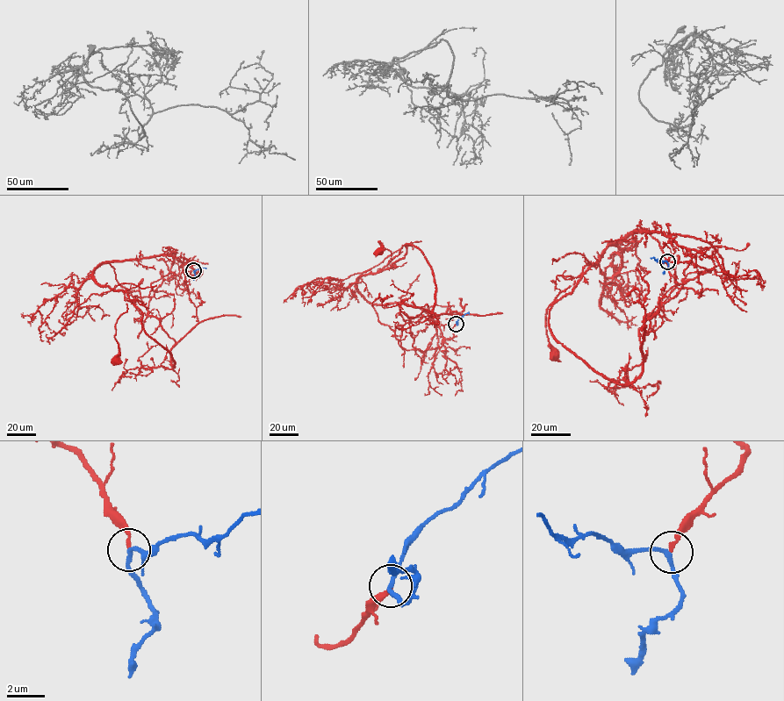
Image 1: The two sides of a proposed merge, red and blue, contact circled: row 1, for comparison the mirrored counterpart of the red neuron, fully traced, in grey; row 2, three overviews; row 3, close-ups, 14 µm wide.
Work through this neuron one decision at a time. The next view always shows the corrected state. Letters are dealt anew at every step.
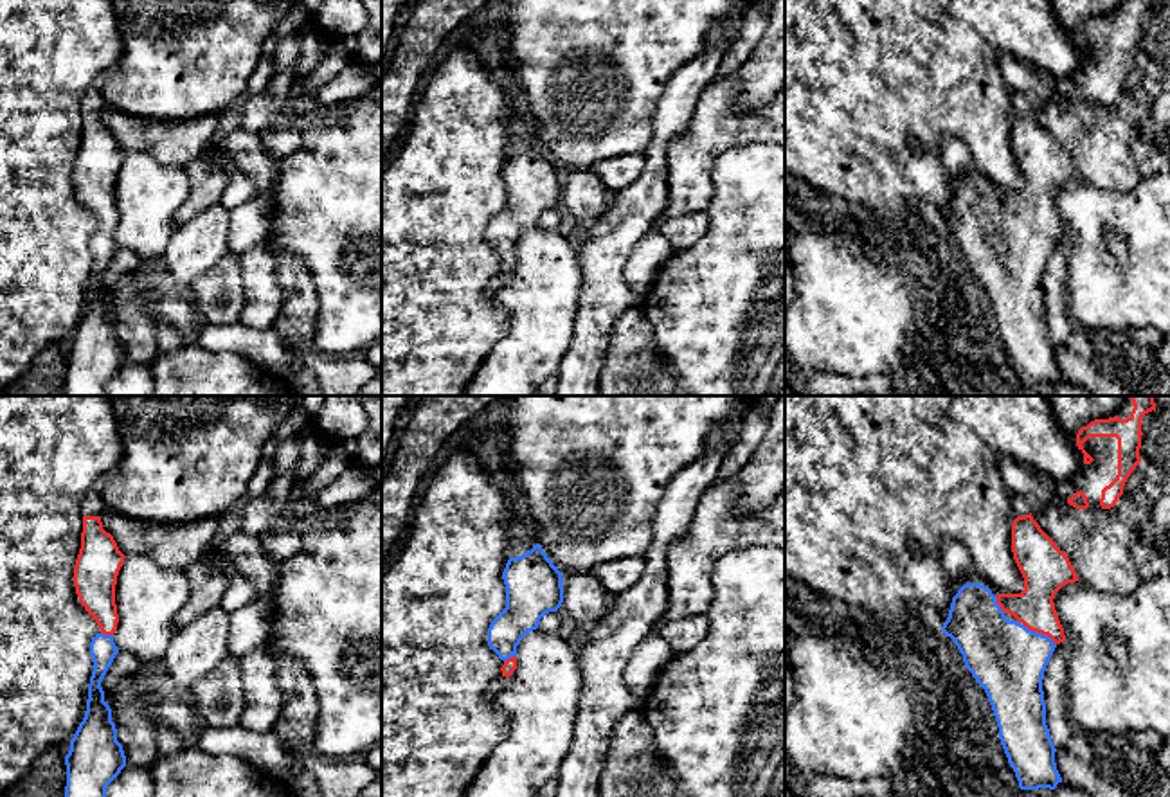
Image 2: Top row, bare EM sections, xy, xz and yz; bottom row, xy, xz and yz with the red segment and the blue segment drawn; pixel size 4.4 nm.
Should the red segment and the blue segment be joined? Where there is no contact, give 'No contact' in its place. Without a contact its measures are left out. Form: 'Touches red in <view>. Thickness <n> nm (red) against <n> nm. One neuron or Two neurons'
Touches red in yz. Thickness 180 nm (red) against 340 nm. One neuron

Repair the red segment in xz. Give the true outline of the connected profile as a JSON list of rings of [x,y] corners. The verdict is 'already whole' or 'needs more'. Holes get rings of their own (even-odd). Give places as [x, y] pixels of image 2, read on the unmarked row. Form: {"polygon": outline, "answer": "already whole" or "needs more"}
{"polygon": [[[540,140],[522,153],[509,155],[502,169],[506,205],[488,225],[488,243],[504,259],[502,273],[517,266],[517,243],[526,230],[538,225],[540,216],[563,200],[563,175]]], "answer": "needs more"}

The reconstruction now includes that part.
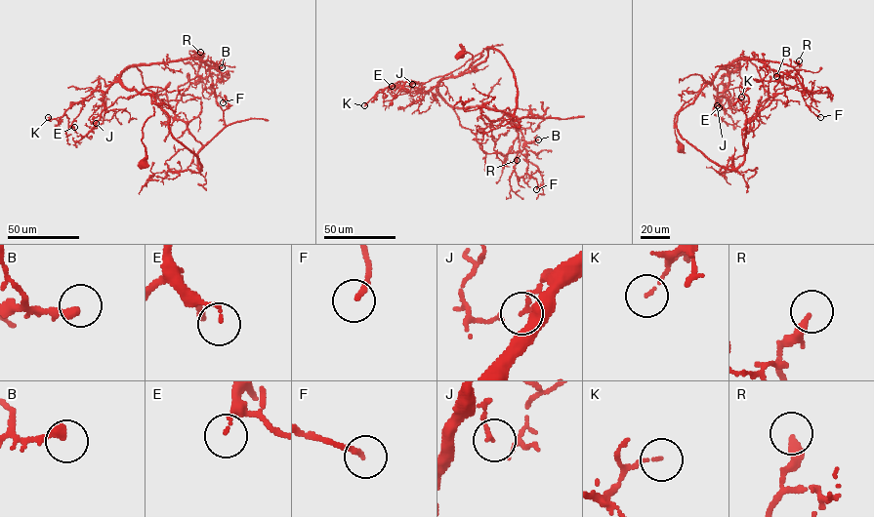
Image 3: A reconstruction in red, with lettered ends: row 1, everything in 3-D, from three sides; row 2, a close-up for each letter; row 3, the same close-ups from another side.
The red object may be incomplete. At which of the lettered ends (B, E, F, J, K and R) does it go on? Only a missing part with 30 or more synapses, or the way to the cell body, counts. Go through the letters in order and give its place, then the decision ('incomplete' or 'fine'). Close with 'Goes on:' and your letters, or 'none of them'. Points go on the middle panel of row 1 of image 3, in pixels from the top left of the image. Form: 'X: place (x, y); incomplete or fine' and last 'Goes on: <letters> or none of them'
B: place (538, 139); fine
E: place (392, 86); fine
F: place (536, 189); fine
J: place (412, 84); fine
K: place (364, 105); fine
R: place (517, 160); fine
Goes on: none of them

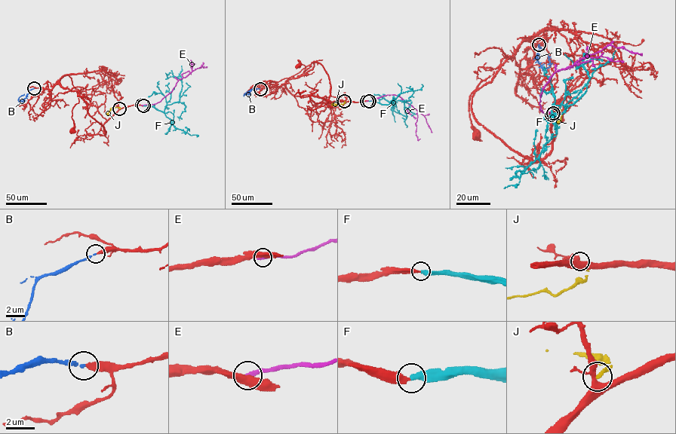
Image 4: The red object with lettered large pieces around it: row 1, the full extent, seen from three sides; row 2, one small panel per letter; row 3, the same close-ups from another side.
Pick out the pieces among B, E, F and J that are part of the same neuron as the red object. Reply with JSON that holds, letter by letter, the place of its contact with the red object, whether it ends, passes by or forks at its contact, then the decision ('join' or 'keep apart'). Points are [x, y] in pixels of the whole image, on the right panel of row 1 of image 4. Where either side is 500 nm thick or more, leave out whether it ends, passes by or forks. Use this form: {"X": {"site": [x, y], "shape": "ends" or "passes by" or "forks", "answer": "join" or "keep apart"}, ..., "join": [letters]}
{"B": {"site": [539, 44], "shape": "ends", "answer": "join"}, "E": {"site": [552, 113], "answer": "keep apart"}, "F": {"site": [551, 114], "shape": "ends", "answer": "join"}, "J": {"site": [553, 113], "shape": "ends", "answer": "keep apart"}, "join": ["B", "F"]}

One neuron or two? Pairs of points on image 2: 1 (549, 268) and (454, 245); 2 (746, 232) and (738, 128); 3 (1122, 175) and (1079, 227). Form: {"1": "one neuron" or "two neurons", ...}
{"1": "two neurons", "2": "two neurons", "3": "two neurons"}

